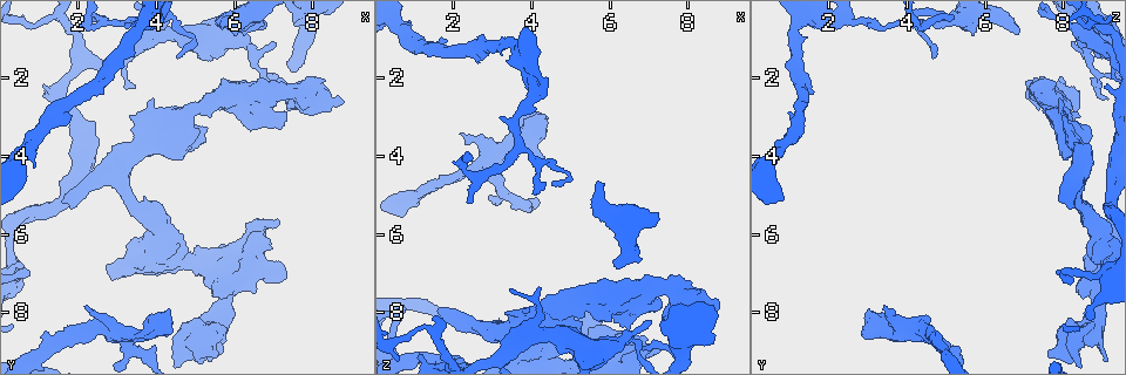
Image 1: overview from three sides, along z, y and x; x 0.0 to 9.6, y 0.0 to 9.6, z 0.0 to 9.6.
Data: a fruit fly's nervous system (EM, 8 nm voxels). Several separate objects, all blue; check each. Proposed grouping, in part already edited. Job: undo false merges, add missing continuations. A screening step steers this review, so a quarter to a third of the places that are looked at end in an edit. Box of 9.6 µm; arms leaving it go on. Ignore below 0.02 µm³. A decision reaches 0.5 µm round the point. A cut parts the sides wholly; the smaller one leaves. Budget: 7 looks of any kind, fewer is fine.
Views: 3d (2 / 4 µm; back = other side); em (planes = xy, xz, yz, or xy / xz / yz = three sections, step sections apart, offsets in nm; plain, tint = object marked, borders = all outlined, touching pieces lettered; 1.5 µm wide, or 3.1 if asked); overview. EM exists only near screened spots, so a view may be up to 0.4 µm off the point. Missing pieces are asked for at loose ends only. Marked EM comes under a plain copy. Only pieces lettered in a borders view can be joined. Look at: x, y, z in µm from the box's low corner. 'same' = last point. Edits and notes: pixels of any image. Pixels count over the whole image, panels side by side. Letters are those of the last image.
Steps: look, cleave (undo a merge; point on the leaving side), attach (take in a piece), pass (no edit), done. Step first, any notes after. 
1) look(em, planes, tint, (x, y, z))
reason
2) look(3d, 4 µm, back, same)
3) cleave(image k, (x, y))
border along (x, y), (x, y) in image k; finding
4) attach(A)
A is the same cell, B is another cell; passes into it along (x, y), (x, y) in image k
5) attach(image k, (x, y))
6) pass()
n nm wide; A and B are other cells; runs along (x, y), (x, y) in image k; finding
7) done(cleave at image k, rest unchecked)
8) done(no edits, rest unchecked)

look(em, yz, step 4, tint, (5.65, 0.65, 4.75))
an open end

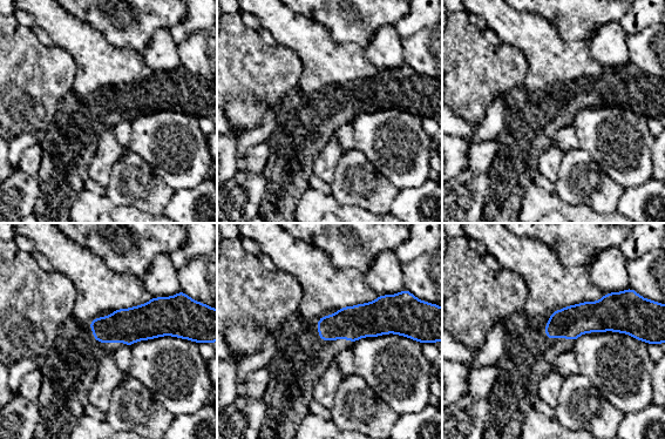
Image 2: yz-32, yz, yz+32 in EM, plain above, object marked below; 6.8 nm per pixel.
look(em, planes, borders, same)

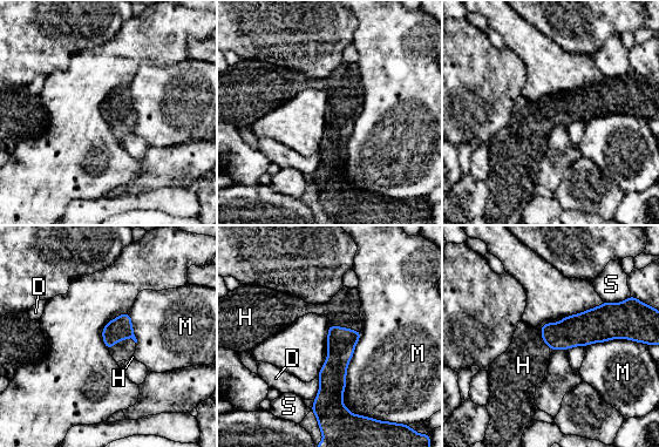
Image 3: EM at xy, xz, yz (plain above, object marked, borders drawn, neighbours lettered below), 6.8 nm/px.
attach(H)
H is the same cell, D, M and S are other cells; the neuron continues

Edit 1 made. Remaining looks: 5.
look(overview)
see it whole again

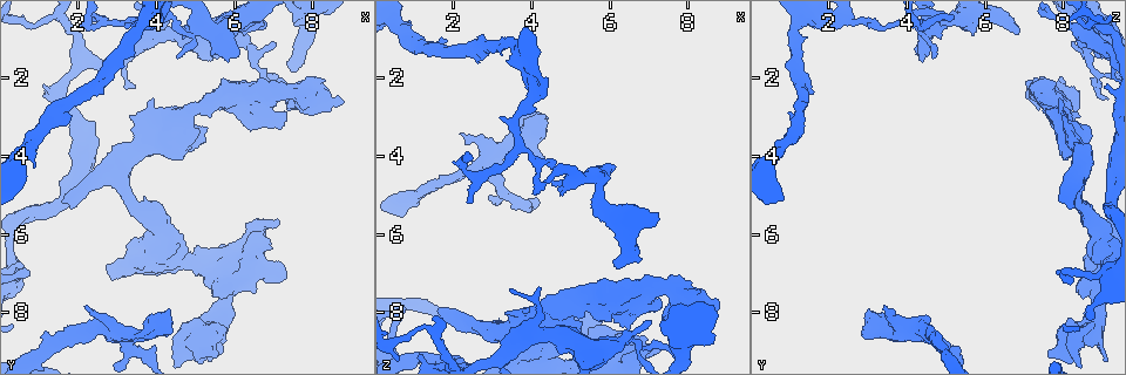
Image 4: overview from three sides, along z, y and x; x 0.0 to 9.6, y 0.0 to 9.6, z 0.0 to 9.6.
look(3d, 4 µm, (5.40, 7.65, 8.55))
stops while still wide

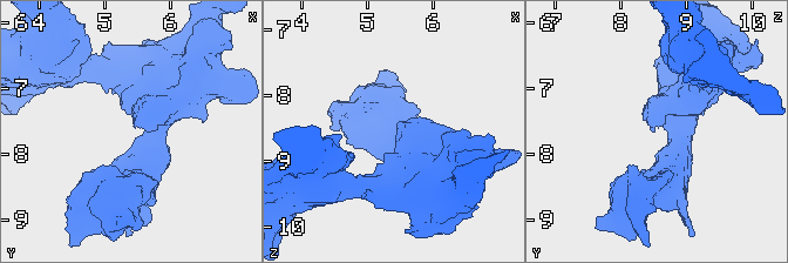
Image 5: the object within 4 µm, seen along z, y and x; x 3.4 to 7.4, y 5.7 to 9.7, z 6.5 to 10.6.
look(em, planes, borders, (5.45, 7.65, 8.55))
need the tissue

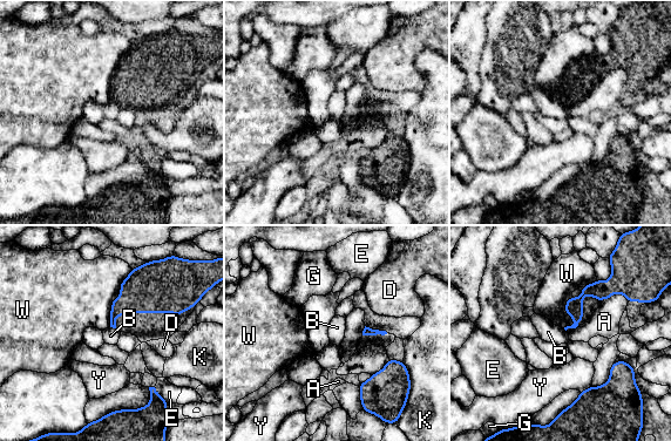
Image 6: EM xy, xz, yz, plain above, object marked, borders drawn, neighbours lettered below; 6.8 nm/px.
pass()
A, B, D, E, G, K, W and Y are other cells; runs along (612, 290), (588, 290), (568, 311) in image 6; no lettered piece goes on from it

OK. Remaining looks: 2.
look(em, yz, step 8, tint, (1.65, 5.20, 7.90))
free end

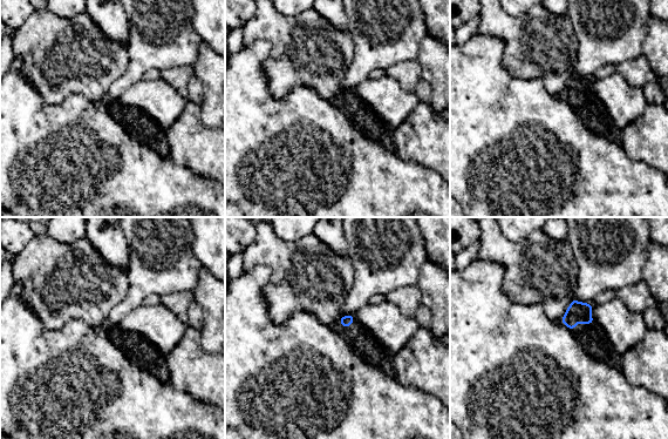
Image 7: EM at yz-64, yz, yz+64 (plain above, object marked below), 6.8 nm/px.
look(em, planes, borders, same)

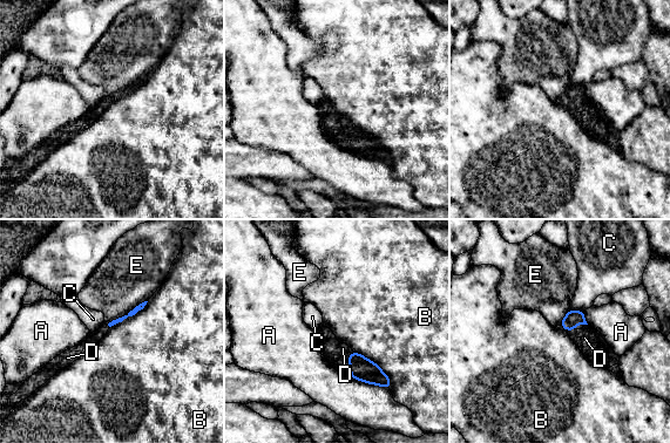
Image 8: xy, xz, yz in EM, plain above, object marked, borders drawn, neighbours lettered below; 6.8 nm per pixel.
attach(D)
D is the same cell, A, B, C and E are other cells; passes into it along (573, 318), (570, 331), (584, 338) in image 8; the neuron continues

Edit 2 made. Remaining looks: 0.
done(attach at image 3, attach at image 8, rest unchecked)

